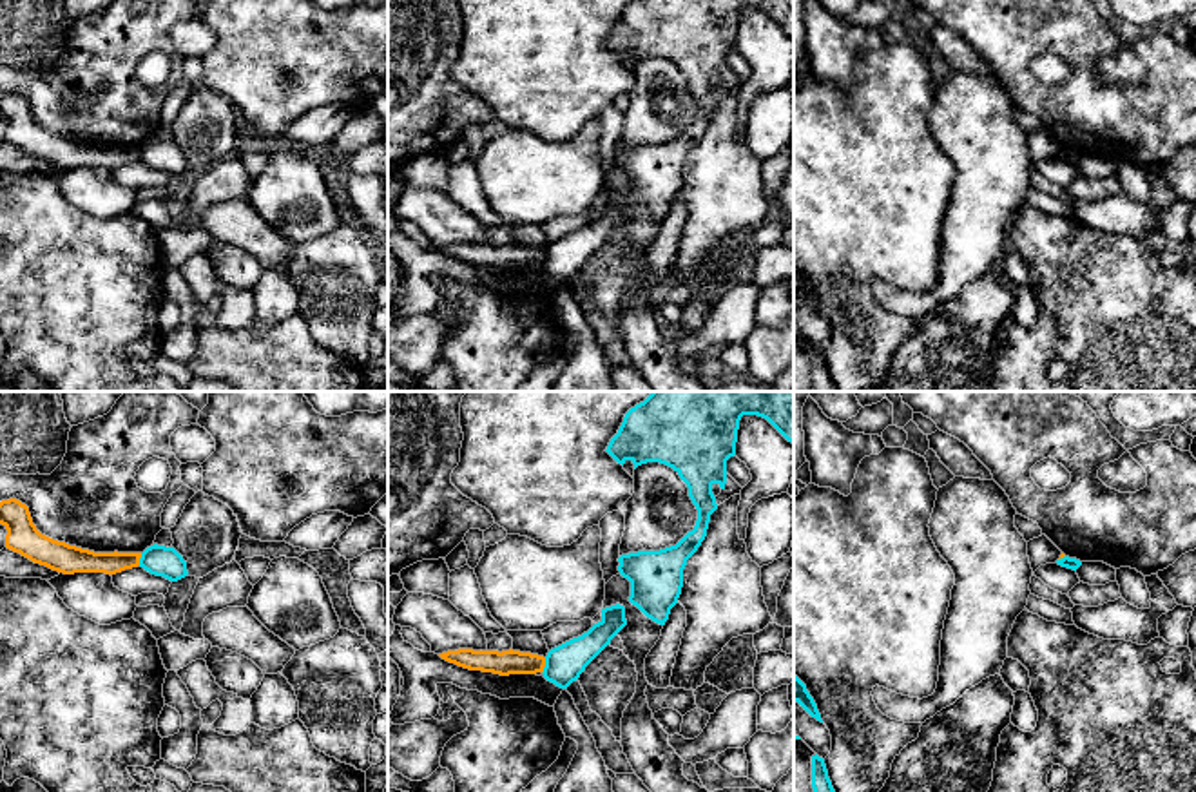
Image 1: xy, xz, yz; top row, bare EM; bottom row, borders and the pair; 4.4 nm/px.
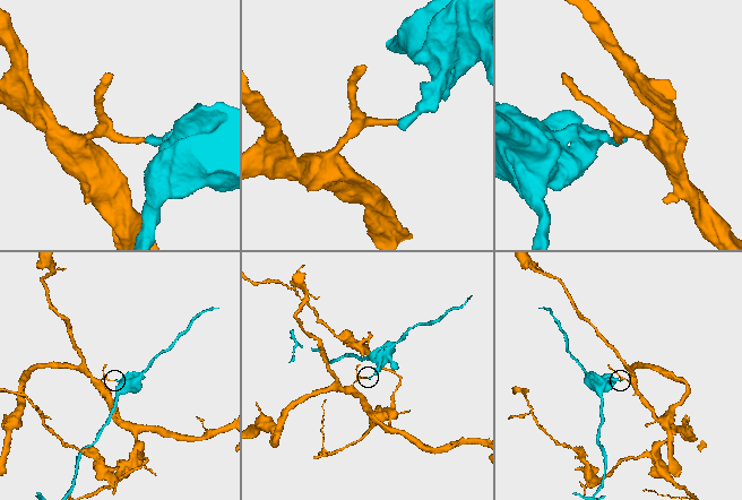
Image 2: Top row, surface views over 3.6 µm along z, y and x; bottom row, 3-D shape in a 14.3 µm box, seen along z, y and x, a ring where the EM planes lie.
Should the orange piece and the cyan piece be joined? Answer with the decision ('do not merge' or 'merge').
do not merge

